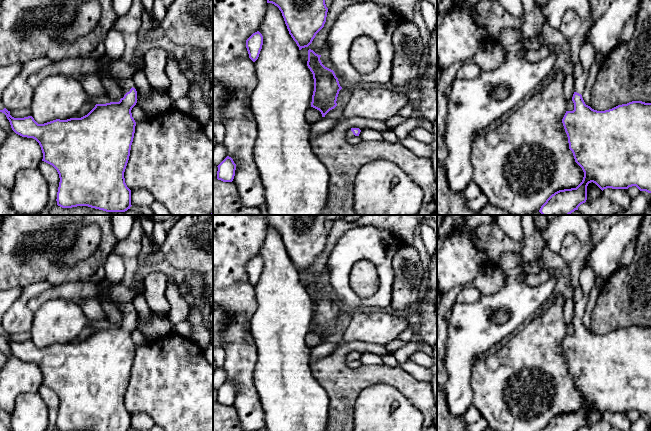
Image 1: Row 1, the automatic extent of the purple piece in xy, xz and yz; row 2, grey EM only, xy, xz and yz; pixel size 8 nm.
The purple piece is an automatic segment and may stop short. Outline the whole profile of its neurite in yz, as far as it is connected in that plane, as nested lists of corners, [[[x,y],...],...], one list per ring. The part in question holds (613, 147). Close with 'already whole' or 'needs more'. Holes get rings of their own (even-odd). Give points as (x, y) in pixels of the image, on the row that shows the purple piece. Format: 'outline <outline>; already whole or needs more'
outline [[[591,43],[582,44],[580,64],[583,74],[574,79],[573,111],[566,111],[562,123],[568,137],[569,149],[575,162],[582,168],[582,182],[571,189],[559,190],[541,206],[542,215],[570,215],[587,200],[587,186],[595,183],[602,191],[607,188],[628,189],[636,186],[651,193],[651,103],[632,101],[605,111],[597,111],[586,105],[582,94],[591,66],[595,60]]]; needs more

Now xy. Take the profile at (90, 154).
outline [[[104,56],[99,59],[97,75],[102,80],[113,80],[119,84],[124,92],[119,102],[96,104],[81,118],[56,119],[44,124],[38,124],[32,116],[14,118],[10,115],[3,105],[1,94],[21,72],[24,63],[0,66],[0,112],[6,115],[16,134],[33,138],[39,143],[42,161],[57,170],[60,182],[56,201],[62,208],[88,206],[106,212],[125,212],[132,206],[131,190],[125,183],[124,172],[135,133],[136,122],[131,110],[137,103],[137,91],[131,78],[119,77],[110,72],[110,66],[116,61],[122,61],[121,57],[113,60]]]; needs more

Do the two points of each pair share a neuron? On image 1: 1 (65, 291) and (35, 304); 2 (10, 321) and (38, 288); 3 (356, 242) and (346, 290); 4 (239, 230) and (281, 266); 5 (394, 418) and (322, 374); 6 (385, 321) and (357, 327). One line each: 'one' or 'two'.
1: one
2: one
3: one
4: two
5: two
6: one

